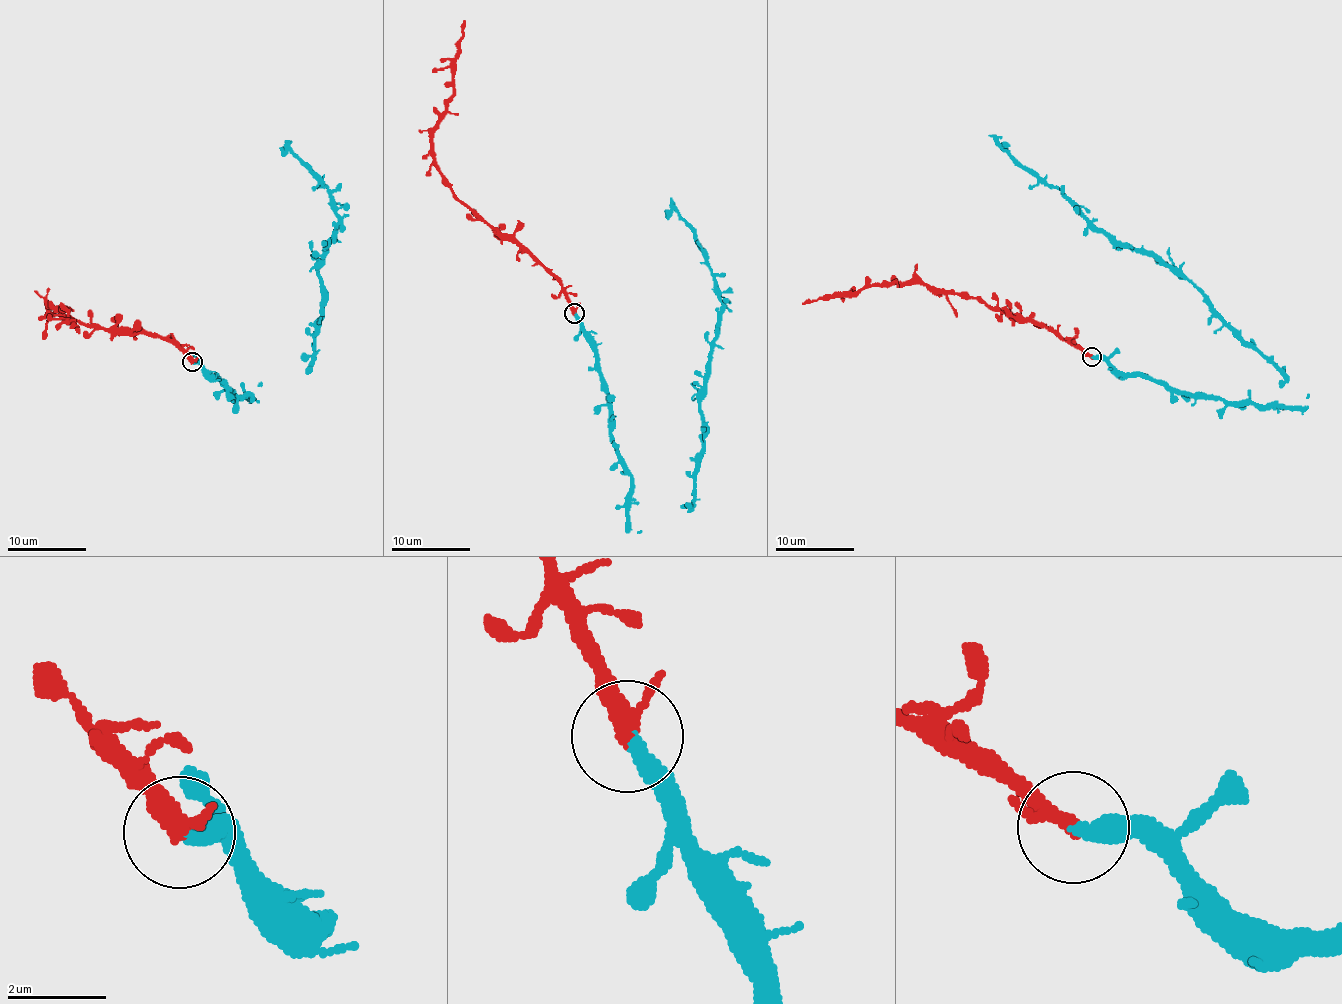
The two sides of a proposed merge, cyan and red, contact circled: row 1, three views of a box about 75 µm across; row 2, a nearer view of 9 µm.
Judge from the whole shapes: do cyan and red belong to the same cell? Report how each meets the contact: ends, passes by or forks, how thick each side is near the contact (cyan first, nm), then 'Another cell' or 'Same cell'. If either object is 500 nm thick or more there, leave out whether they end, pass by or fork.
At the ring cyan ends. At the ring red passes by. Thickness 380 nm (cyan) against 280 nm. Same cell

